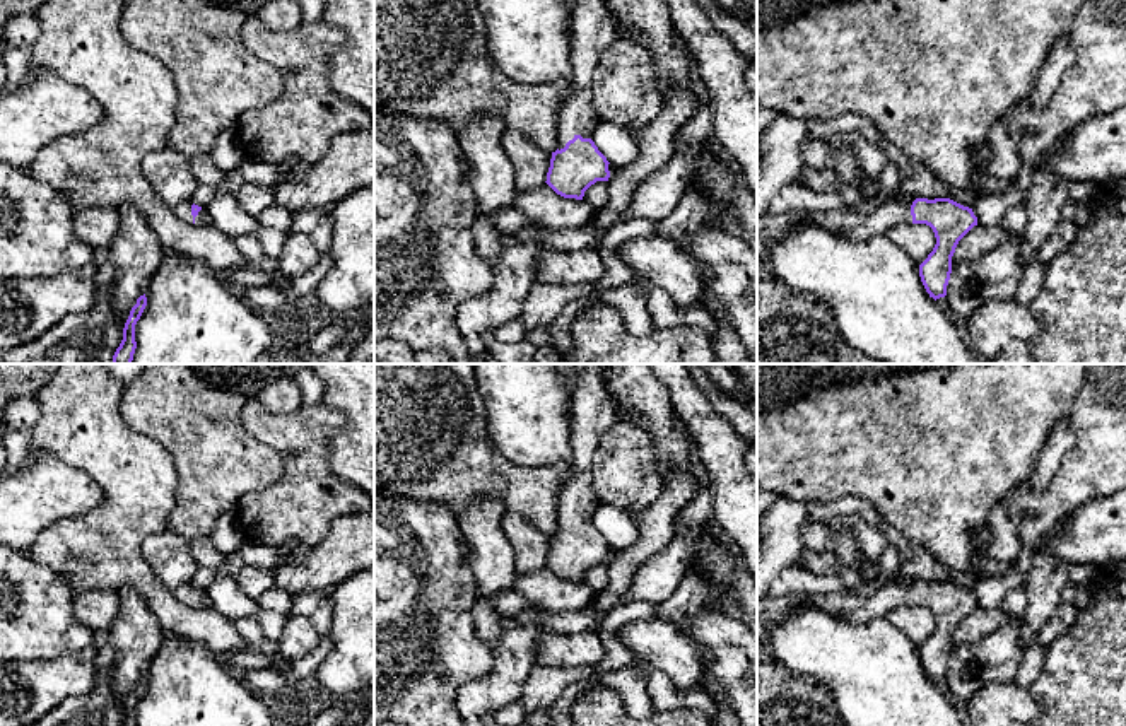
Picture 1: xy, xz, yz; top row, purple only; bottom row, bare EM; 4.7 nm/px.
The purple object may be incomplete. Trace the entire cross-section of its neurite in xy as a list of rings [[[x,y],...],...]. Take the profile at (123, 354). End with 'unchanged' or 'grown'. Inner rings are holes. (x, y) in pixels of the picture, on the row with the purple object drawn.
[[[144,294],[137,299],[137,304],[130,311],[130,316],[123,328],[123,340],[113,355],[113,364],[132,364],[137,348],[135,325],[140,319],[145,306],[147,306],[147,297]]] | unchanged

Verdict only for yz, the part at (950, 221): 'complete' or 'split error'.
split error

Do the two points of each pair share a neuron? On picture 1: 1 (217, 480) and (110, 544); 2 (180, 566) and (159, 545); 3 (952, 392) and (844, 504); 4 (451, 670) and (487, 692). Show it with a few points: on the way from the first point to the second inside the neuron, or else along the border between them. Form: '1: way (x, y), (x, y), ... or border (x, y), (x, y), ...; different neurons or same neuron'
1: border (175, 465), (176, 501), (164, 528); different neurons
2: way (175, 561), (164, 550); same neuron
3: border (814, 499), (858, 496), (885, 520); different neurons
4: border (489, 648), (491, 667), (460, 687), (457, 708); different neurons

